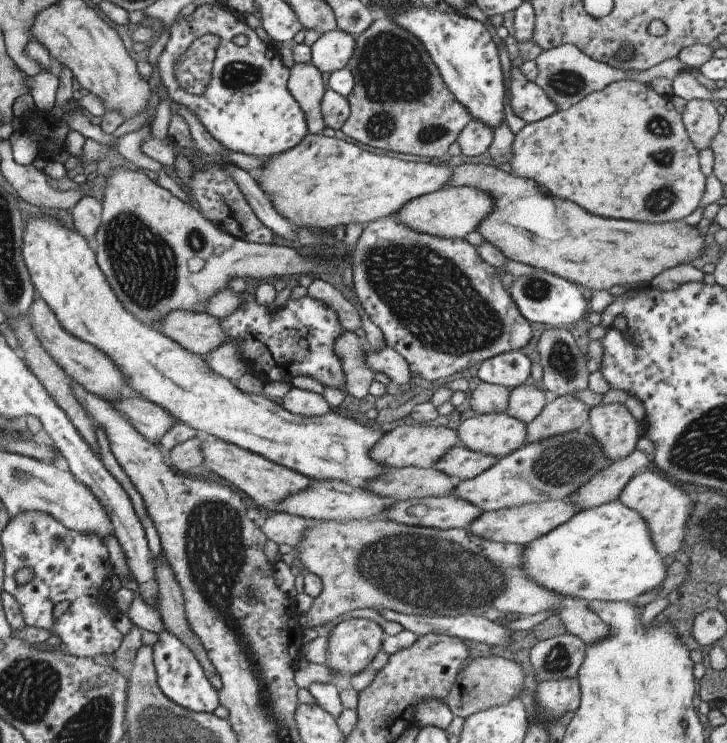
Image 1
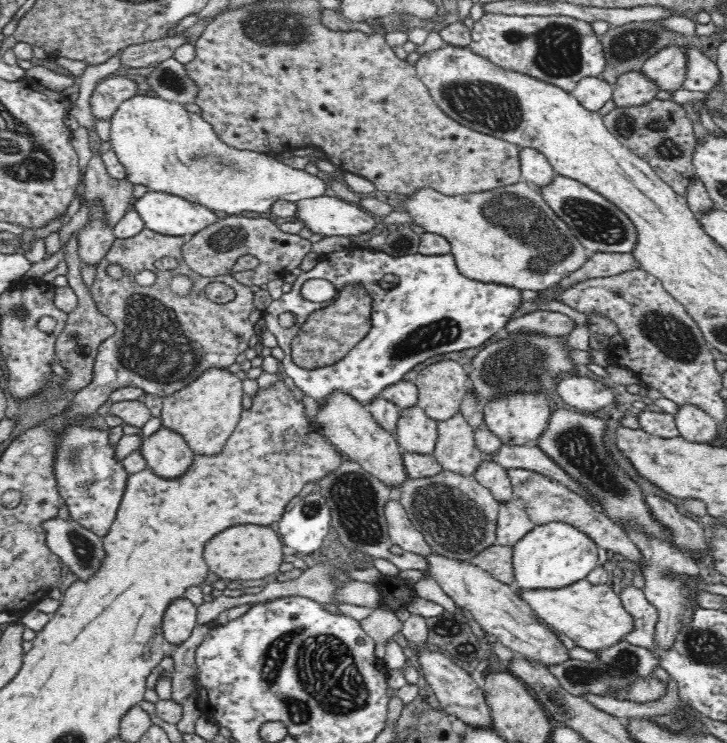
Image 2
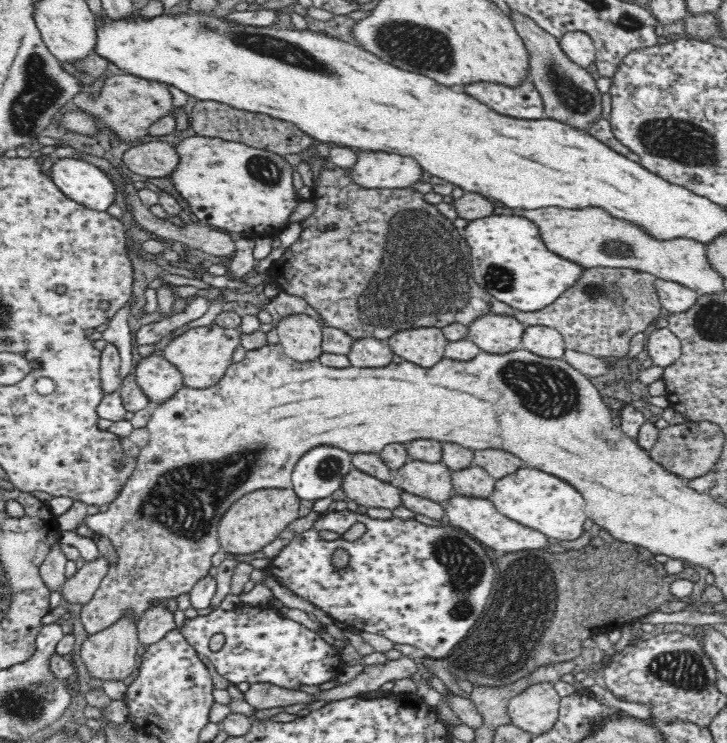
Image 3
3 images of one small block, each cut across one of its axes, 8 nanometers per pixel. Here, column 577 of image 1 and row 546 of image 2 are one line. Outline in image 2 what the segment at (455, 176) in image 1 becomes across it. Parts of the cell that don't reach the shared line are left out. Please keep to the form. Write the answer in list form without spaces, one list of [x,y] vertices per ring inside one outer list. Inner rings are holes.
[[[242,524],[220,532],[208,542],[204,550],[205,564],[209,570],[226,581],[258,581],[279,572],[283,554],[287,552],[281,538],[269,526]]]

